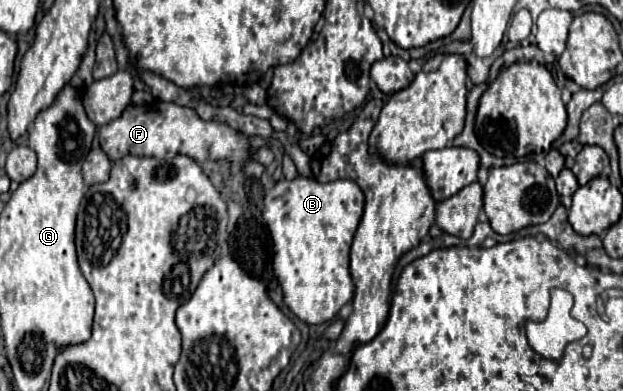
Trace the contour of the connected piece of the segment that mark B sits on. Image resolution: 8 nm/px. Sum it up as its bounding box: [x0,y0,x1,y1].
[140,70,364,325]

